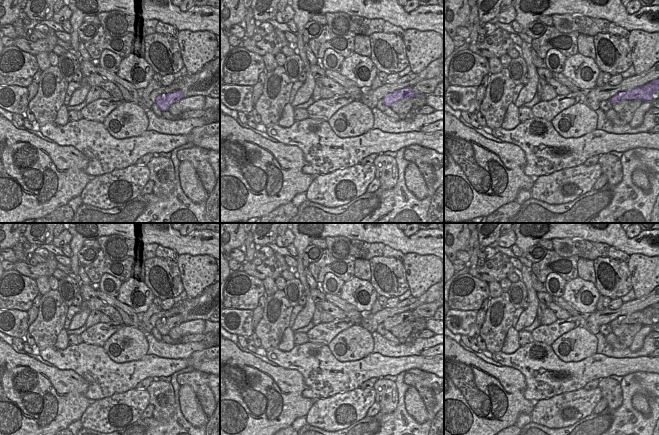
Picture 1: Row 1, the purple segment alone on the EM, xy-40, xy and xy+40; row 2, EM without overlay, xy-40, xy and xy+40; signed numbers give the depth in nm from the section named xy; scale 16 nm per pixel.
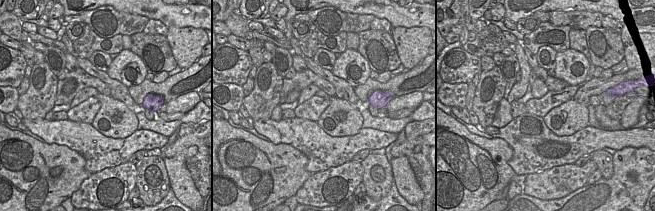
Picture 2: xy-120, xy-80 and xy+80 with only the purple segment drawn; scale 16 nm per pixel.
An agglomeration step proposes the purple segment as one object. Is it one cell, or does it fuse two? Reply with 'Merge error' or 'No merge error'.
Merge error.

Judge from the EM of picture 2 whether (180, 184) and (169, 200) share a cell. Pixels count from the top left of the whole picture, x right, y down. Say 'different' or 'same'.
different

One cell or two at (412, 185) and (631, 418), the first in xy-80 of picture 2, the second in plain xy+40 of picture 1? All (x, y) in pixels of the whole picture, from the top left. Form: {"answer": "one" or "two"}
{"answer": "two"}

